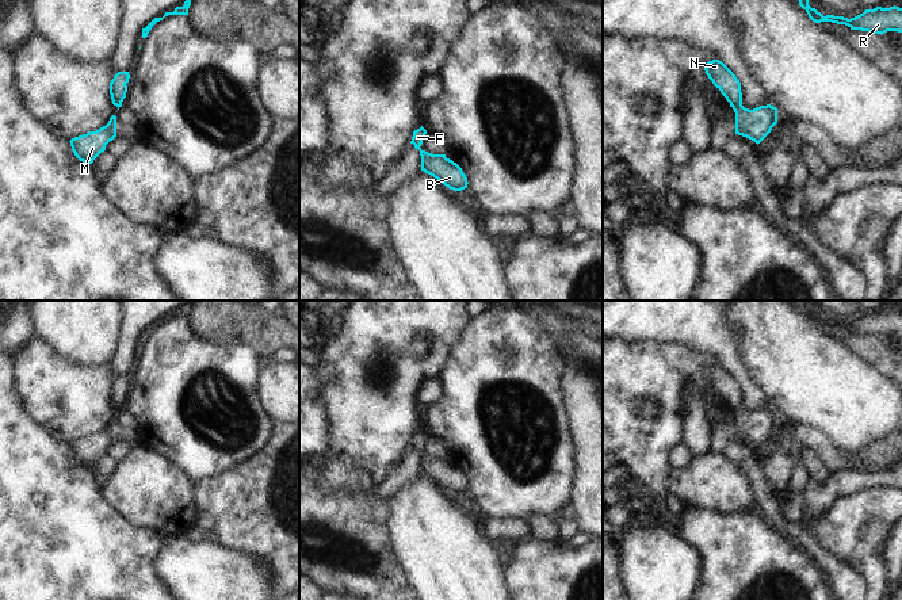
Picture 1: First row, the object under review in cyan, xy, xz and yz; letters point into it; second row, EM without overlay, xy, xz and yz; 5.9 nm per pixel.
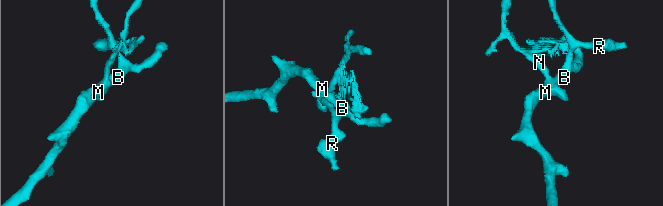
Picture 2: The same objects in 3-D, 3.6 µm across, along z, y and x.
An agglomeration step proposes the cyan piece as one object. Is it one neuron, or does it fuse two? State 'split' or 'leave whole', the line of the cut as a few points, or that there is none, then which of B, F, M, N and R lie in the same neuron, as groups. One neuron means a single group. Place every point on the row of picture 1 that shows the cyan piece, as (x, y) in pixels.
leave whole | no cut | B F M N R

